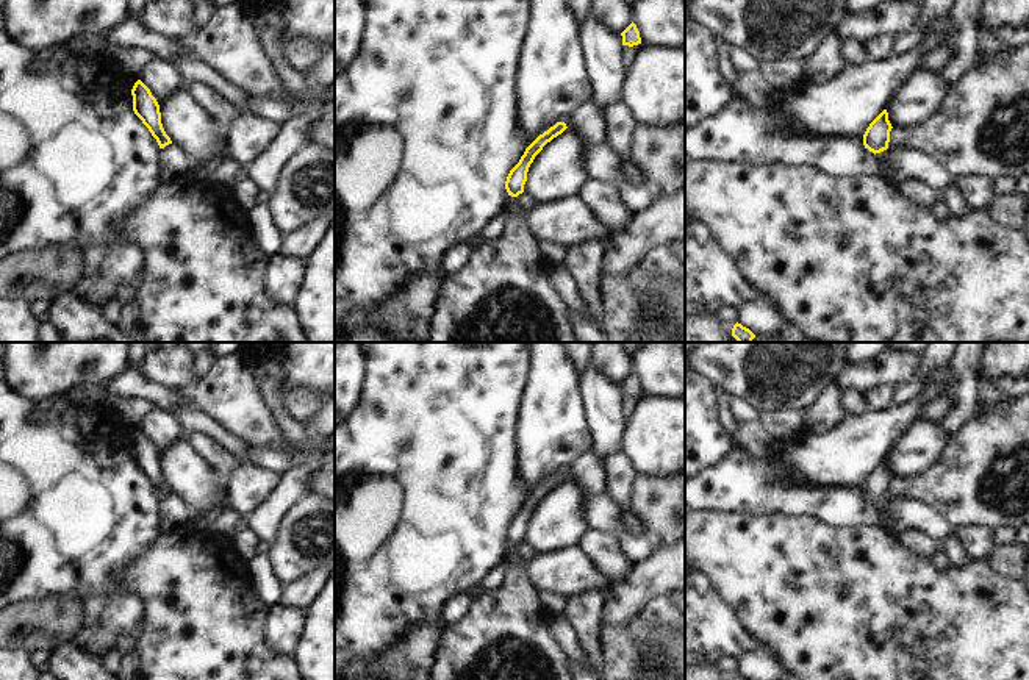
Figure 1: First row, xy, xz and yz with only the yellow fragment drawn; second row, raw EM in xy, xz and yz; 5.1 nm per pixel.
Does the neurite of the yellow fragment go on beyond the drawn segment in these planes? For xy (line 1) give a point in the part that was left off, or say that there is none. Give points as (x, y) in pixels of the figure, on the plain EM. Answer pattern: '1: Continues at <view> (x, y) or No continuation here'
1: No continuation here

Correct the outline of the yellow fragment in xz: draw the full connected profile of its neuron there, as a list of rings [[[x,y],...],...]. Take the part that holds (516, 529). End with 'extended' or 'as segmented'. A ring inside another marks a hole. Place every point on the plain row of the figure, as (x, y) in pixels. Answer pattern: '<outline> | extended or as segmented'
[[[557,472],[554,477],[550,477],[547,481],[540,485],[524,502],[519,513],[510,521],[505,539],[508,546],[518,547],[524,542],[524,535],[527,531],[527,522],[530,514],[533,513],[535,506],[543,500],[543,497],[550,492],[554,488],[561,485],[566,480],[565,472]]] | as segmented

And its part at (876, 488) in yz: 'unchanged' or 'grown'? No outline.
unchanged

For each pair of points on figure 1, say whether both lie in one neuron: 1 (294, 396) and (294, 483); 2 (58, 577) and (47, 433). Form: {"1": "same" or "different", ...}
{"1": "different", "2": "same"}

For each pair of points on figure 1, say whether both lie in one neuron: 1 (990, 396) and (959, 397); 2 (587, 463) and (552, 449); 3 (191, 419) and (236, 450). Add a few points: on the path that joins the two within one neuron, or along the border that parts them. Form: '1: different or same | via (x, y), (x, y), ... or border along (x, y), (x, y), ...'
1: different | border along (981, 382), (978, 391), (979, 405)
2: different | border along (590, 449), (571, 465), (566, 476)
3: same | via (202, 424), (225, 441)

